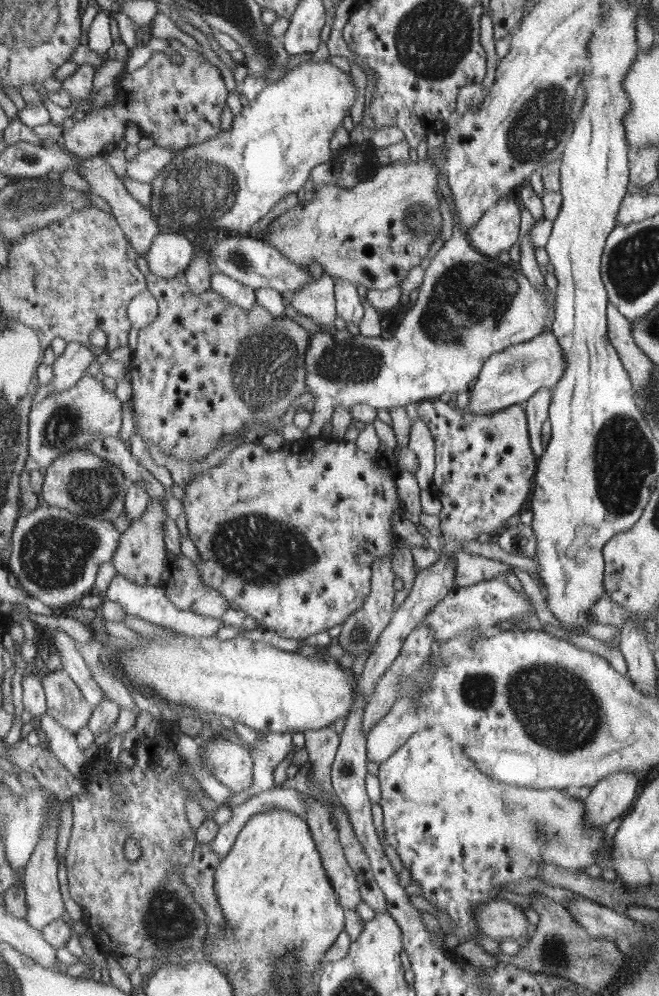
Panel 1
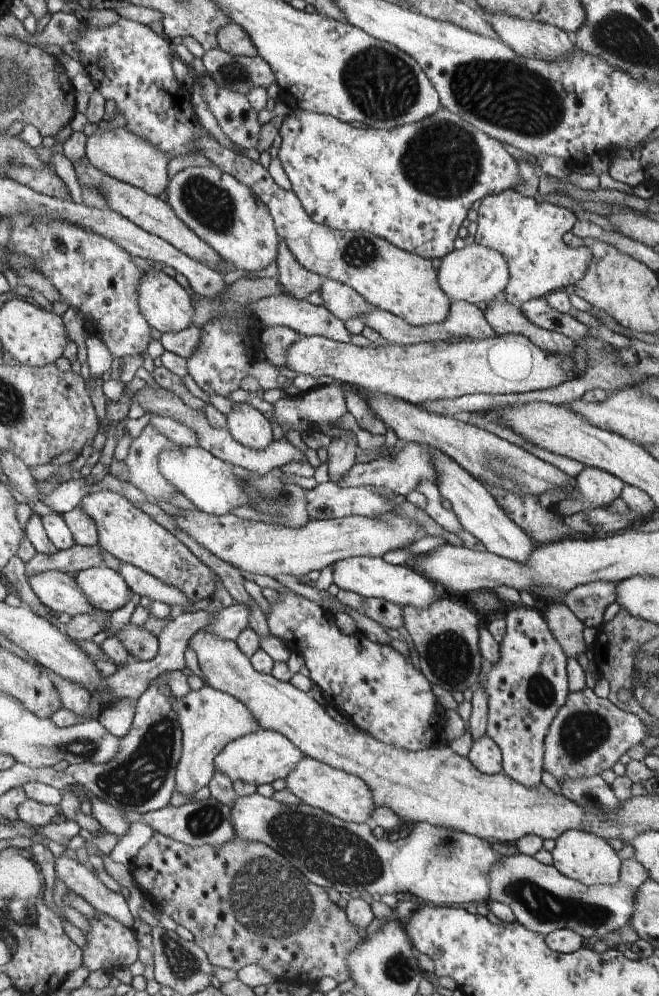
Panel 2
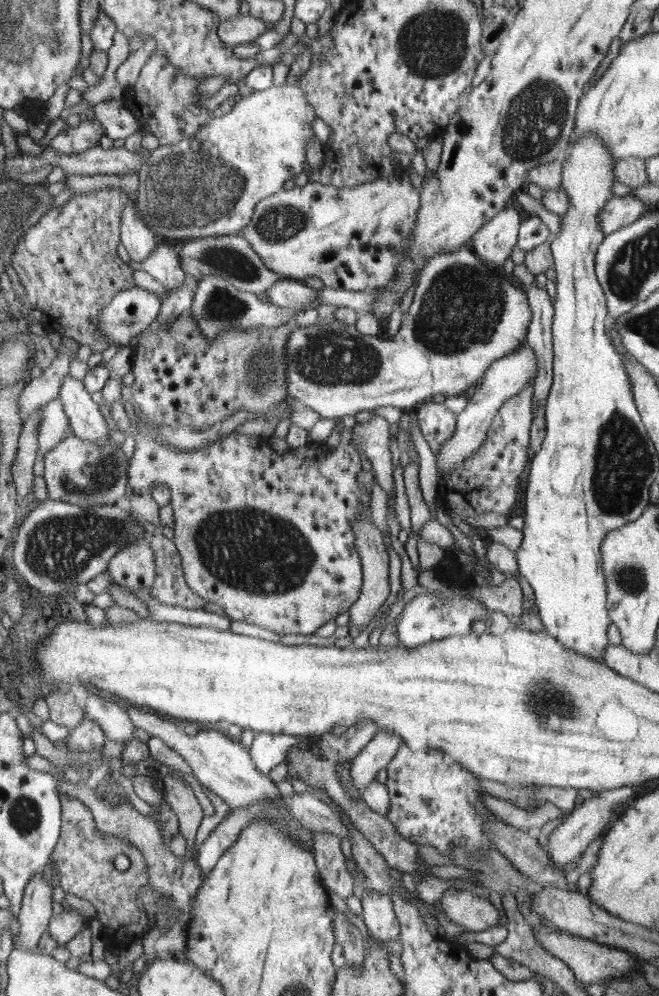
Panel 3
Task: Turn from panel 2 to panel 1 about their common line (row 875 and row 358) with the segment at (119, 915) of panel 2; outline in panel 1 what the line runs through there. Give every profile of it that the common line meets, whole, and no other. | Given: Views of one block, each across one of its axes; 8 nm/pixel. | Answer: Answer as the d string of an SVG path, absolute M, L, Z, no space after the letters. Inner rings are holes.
M68 343L62 355L51 364L54 377L48 383L48 395L72 388L86 374L86 368L93 360L96 356L86 346Z

